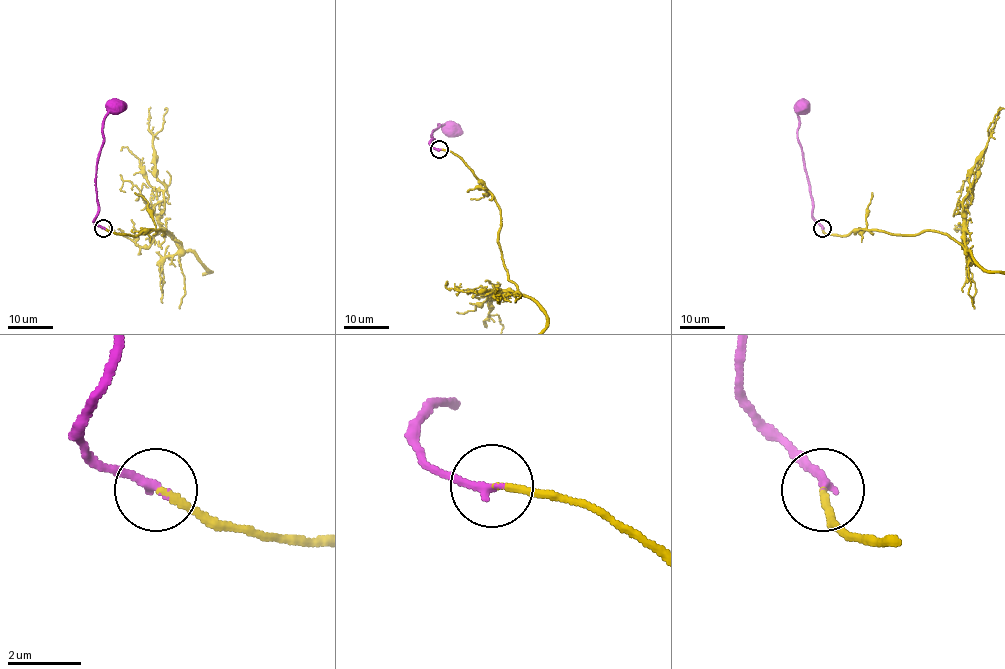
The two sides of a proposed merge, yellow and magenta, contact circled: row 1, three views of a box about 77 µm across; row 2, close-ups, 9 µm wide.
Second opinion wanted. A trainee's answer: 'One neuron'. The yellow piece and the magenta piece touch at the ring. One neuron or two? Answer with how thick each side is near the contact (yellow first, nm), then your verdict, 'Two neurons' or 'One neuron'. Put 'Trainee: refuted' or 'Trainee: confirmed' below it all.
Thickness 190 nm (yellow) against 240 nm. One neuron
Trainee: confirmed

